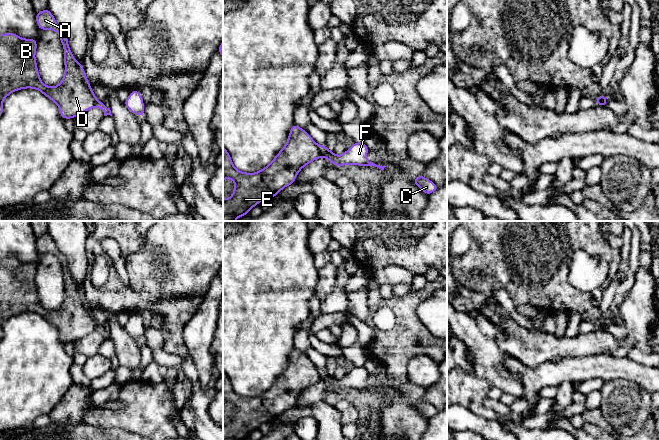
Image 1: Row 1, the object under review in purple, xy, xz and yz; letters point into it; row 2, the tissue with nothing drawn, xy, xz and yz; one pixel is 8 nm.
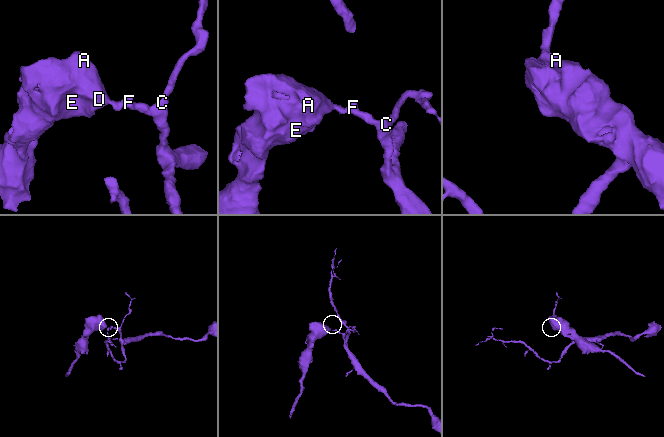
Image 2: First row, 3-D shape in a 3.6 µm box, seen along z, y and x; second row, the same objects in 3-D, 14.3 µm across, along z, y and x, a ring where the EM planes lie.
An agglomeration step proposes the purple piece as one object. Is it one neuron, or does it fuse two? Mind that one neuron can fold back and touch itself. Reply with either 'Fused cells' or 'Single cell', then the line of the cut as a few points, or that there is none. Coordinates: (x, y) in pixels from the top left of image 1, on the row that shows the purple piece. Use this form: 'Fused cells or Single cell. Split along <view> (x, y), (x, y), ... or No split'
Fused cells. Split along xz (318, 146), (321, 156)

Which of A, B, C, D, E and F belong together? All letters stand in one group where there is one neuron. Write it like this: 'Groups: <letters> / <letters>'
Groups: A B D E / C F

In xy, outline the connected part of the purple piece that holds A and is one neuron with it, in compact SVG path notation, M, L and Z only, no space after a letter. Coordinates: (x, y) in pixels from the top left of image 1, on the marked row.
M47 8L37 12L36 22L39 30L52 29L59 35L64 48L65 74L58 86L44 85L35 60L36 38L22 39L14 33L0 35L0 117L3 113L2 102L9 94L33 88L59 106L64 120L75 118L94 107L98 100L82 64L73 58L66 33L58 26L50 10Z

